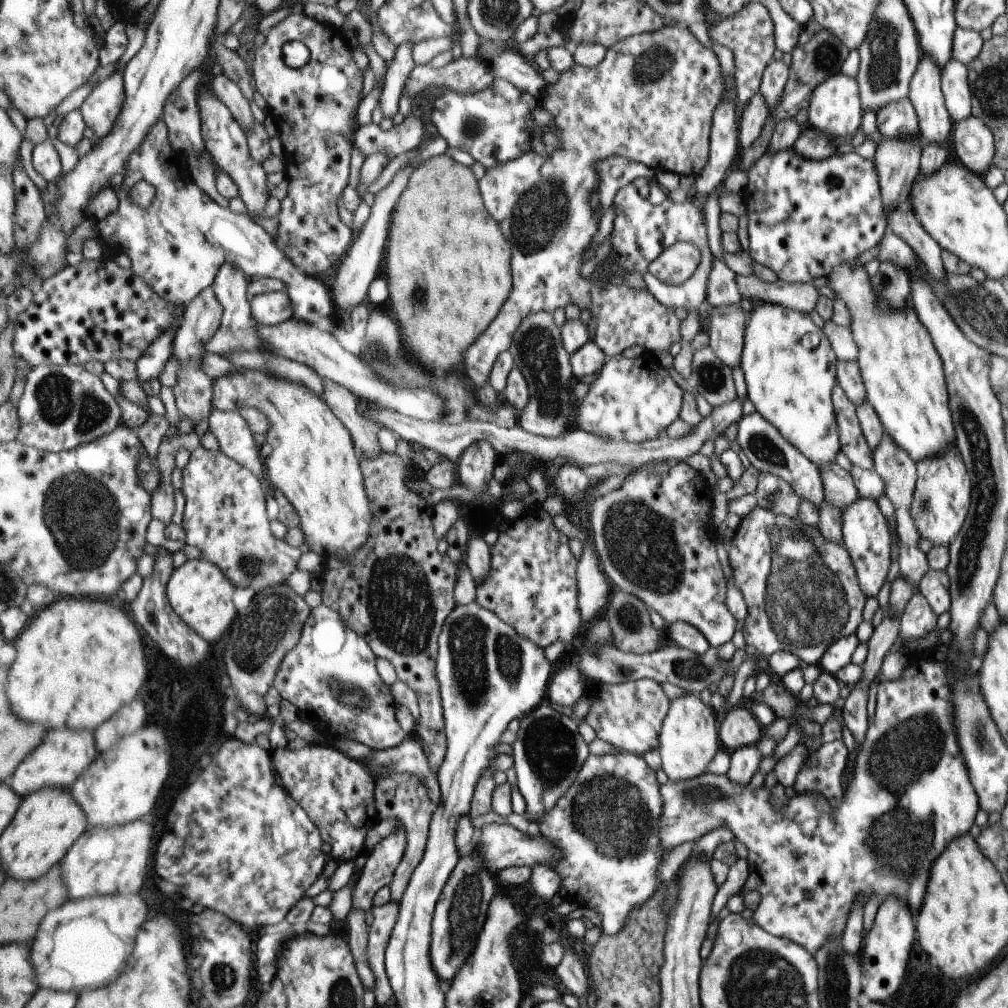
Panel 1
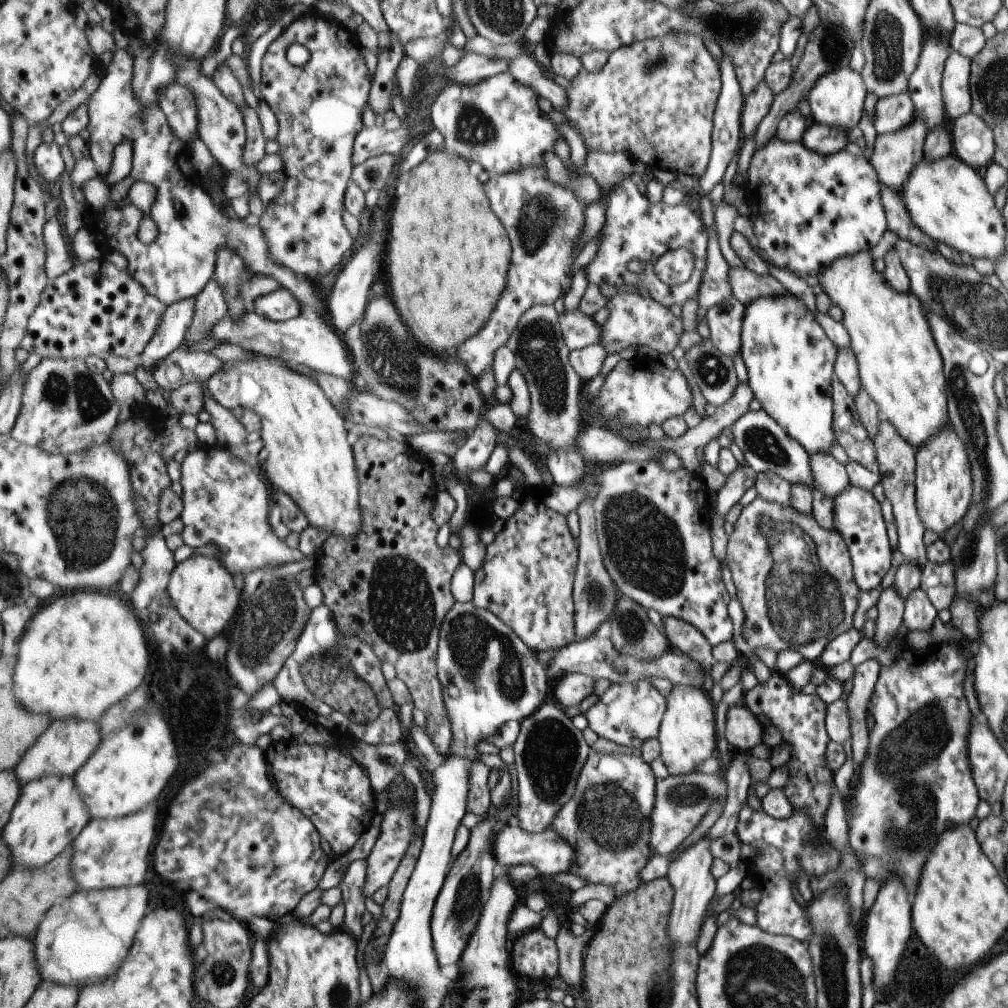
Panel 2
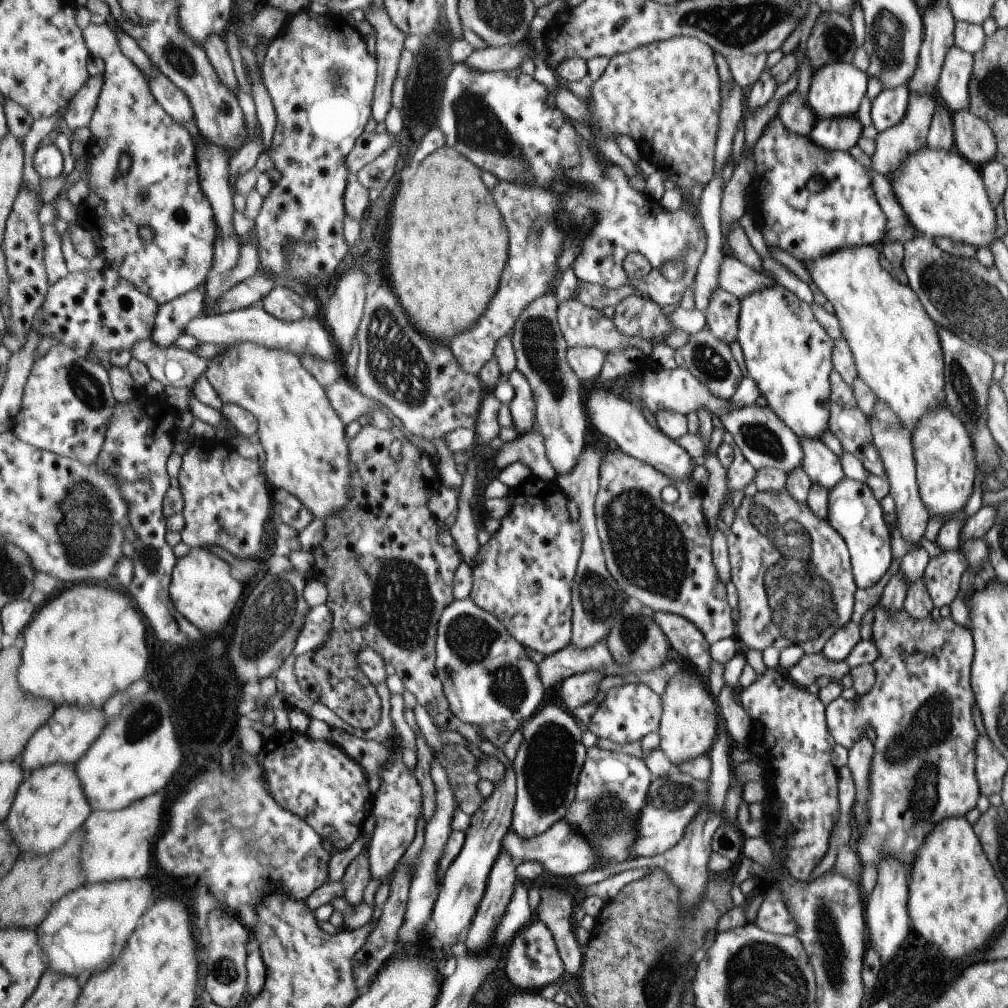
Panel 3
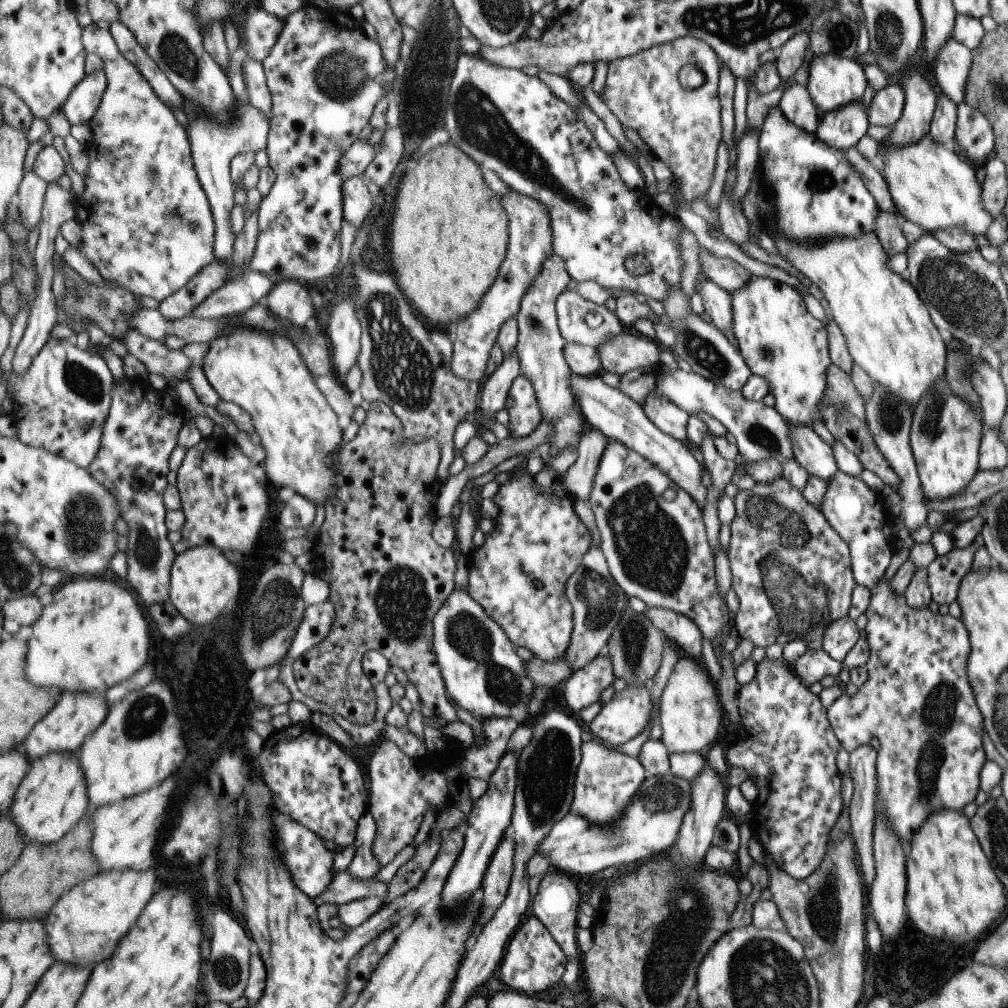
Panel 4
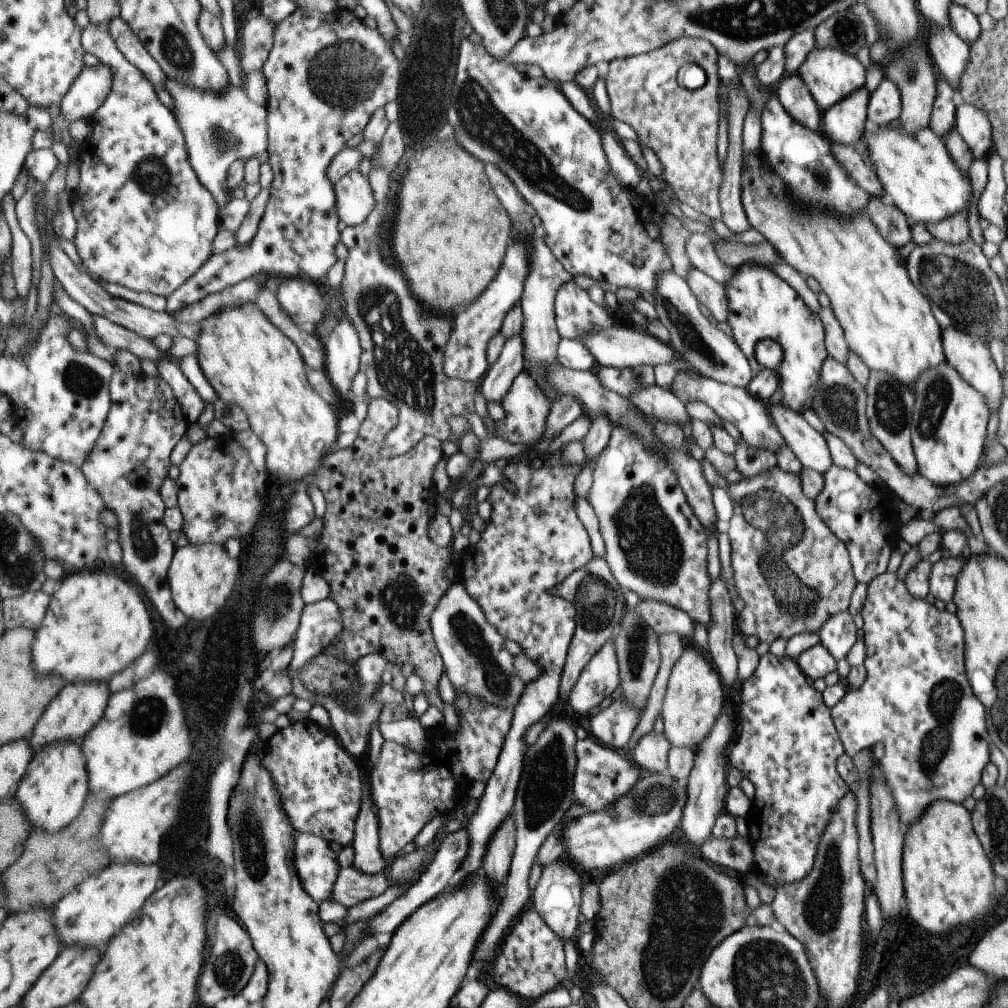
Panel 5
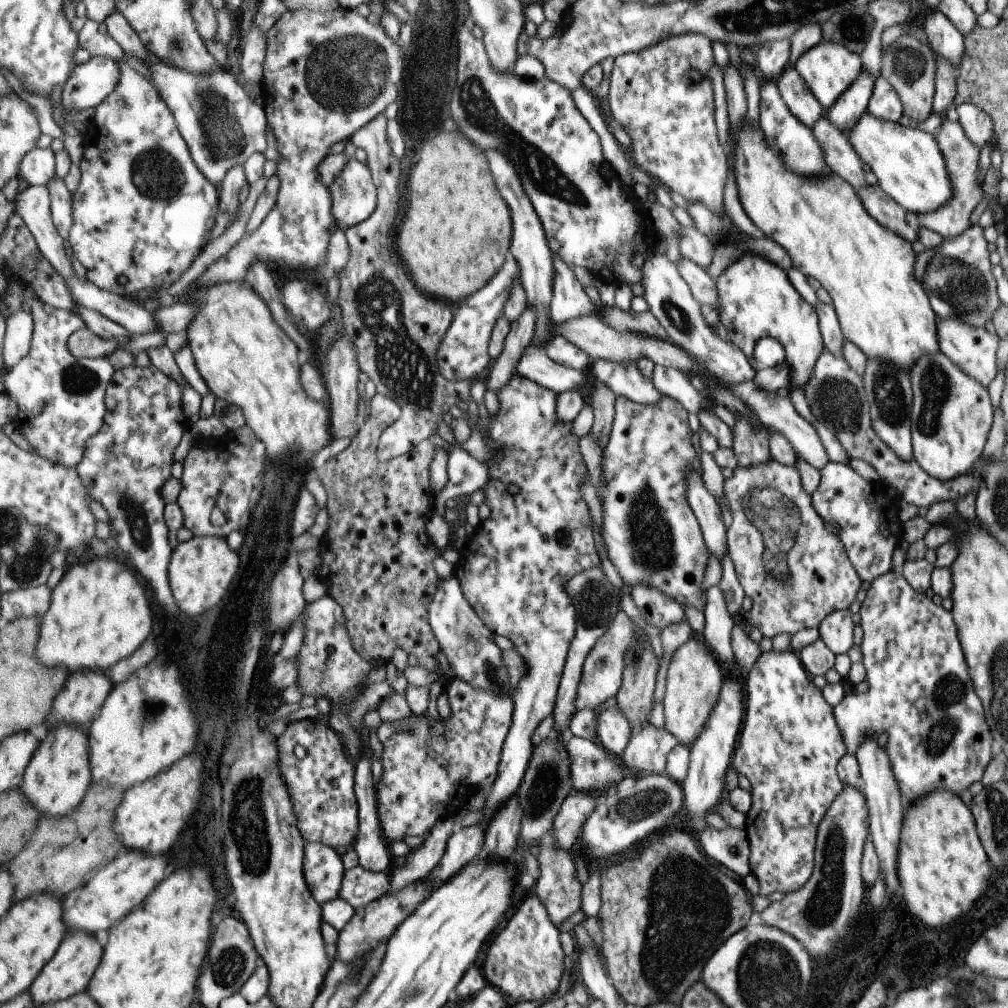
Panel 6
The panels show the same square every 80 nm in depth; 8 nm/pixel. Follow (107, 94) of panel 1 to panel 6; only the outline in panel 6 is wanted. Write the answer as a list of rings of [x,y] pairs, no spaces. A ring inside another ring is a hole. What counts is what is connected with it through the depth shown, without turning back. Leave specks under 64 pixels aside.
[[[87,18],[84,26],[79,32],[80,46],[86,48],[92,56],[101,55],[117,59],[122,66],[122,78],[113,91],[113,94],[106,101],[103,101],[96,109],[94,116],[95,128],[97,136],[87,136],[87,140],[83,143],[84,154],[80,162],[79,168],[81,172],[80,183],[76,191],[72,194],[72,207],[75,224],[70,232],[70,244],[74,248],[74,254],[82,266],[86,269],[87,279],[99,288],[115,294],[123,294],[125,296],[133,296],[135,293],[141,293],[147,289],[151,289],[156,294],[162,294],[168,286],[173,282],[177,282],[185,270],[191,268],[191,264],[195,262],[195,258],[201,254],[201,250],[211,241],[211,231],[215,226],[217,211],[220,205],[220,192],[214,182],[198,167],[187,144],[186,138],[179,130],[178,121],[174,117],[174,113],[170,110],[168,104],[162,99],[157,87],[151,80],[147,80],[147,76],[143,76],[141,72],[137,72],[135,68],[131,68],[125,62],[124,48],[113,38],[109,32],[103,34],[101,32],[101,24],[96,20]]]

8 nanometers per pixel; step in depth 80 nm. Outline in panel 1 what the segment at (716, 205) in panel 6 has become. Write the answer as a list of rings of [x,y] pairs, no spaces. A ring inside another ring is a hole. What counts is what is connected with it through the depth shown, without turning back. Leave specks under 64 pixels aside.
[[[672,23],[615,43],[597,68],[576,64],[571,70],[559,74],[558,82],[550,85],[543,98],[539,99],[539,106],[554,117],[551,125],[559,129],[555,134],[562,140],[562,151],[551,149],[546,157],[529,151],[518,159],[486,170],[480,180],[486,207],[499,221],[512,246],[514,285],[490,328],[465,352],[463,370],[477,387],[490,380],[499,353],[510,350],[515,333],[525,318],[531,313],[554,313],[558,308],[565,308],[569,302],[574,302],[581,309],[589,308],[597,322],[593,340],[609,359],[635,344],[642,346],[646,355],[655,356],[679,342],[679,320],[675,318],[673,309],[665,308],[650,292],[621,285],[622,280],[619,286],[610,285],[607,281],[606,288],[601,292],[596,282],[581,276],[583,252],[599,232],[599,218],[589,204],[589,196],[593,190],[598,190],[597,161],[615,155],[642,162],[655,171],[666,170],[696,177],[708,159],[710,120],[723,91],[724,80],[716,54],[705,48],[685,26]]]

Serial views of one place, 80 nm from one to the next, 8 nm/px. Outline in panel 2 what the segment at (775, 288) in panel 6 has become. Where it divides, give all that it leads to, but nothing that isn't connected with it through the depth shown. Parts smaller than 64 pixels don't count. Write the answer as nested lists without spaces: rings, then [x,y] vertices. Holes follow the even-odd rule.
[[[783,293],[782,295],[775,295],[772,297],[759,297],[748,302],[744,306],[742,321],[740,328],[740,353],[742,360],[746,367],[747,372],[747,384],[752,390],[753,396],[757,399],[757,402],[761,404],[763,409],[775,422],[779,423],[781,429],[783,429],[791,438],[794,438],[799,443],[803,450],[809,455],[814,455],[816,452],[828,453],[828,448],[834,440],[834,434],[832,429],[832,400],[830,384],[834,374],[834,358],[836,355],[836,348],[834,344],[826,337],[819,323],[814,319],[812,313],[805,307],[805,304],[794,297],[790,293]]]

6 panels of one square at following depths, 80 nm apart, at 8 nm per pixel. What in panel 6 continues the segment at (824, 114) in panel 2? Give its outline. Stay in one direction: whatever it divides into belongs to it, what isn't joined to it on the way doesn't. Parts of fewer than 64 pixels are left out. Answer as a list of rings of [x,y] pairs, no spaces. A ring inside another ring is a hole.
[[[821,41],[804,50],[793,64],[794,69],[805,81],[809,92],[822,106],[824,112],[839,98],[839,95],[855,81],[862,69],[859,54],[848,51],[843,45]]]

